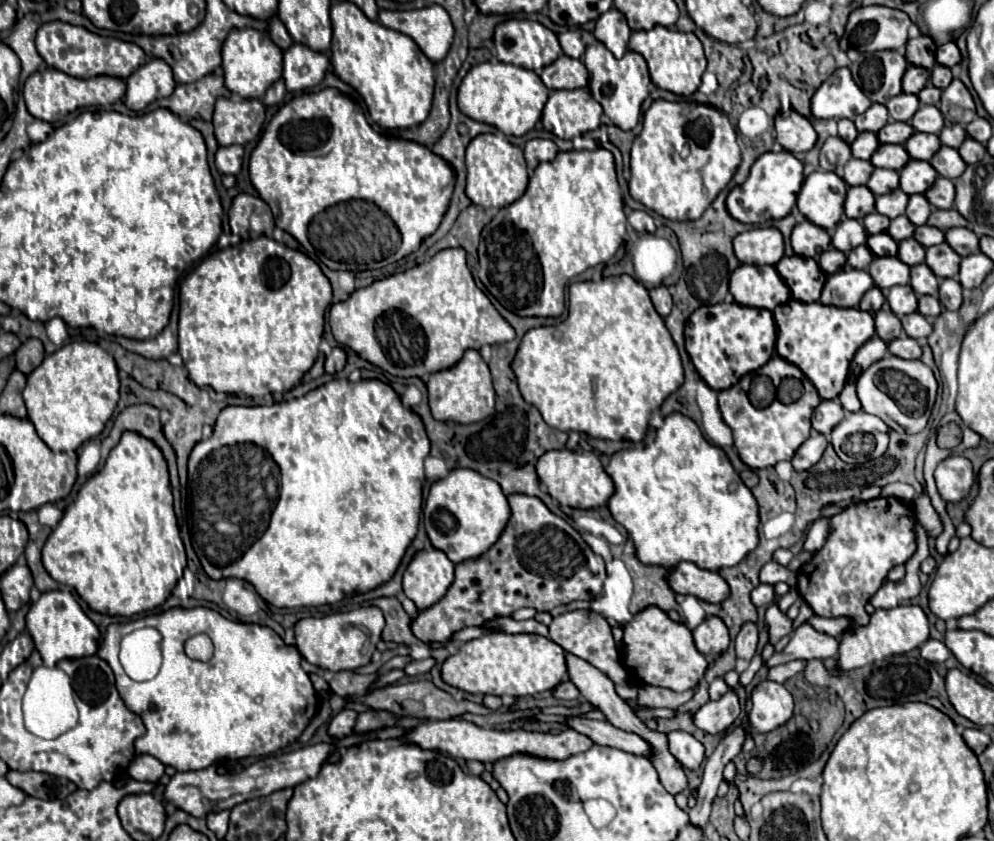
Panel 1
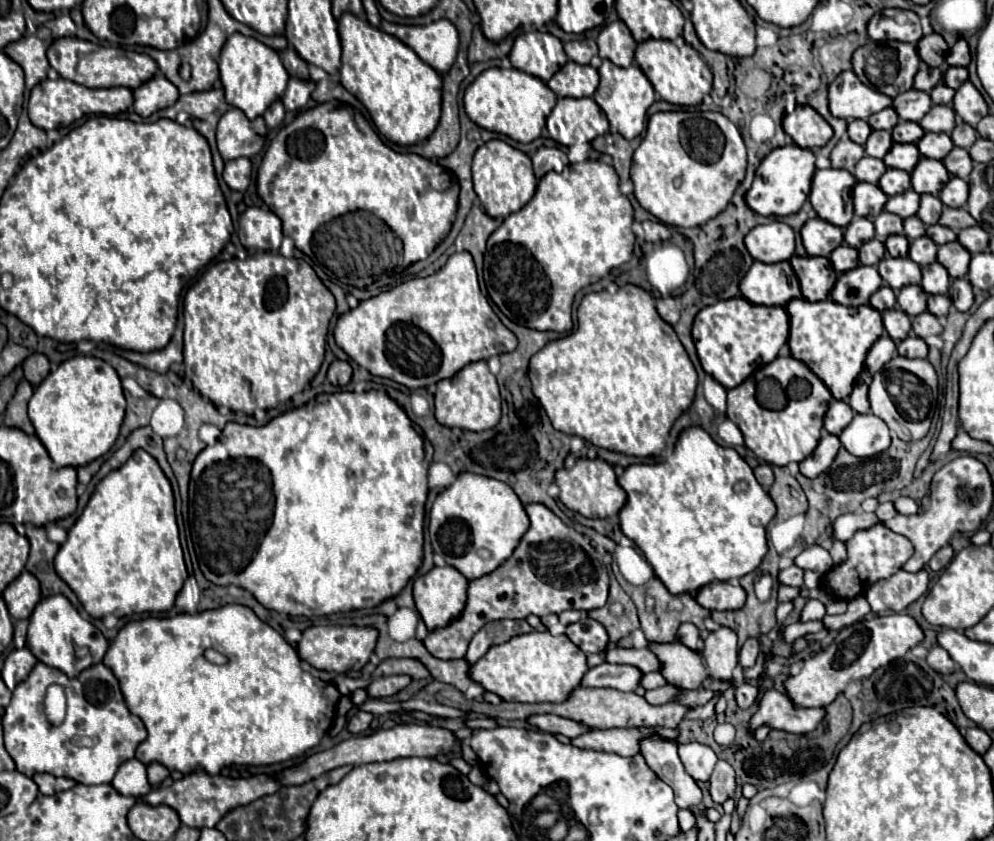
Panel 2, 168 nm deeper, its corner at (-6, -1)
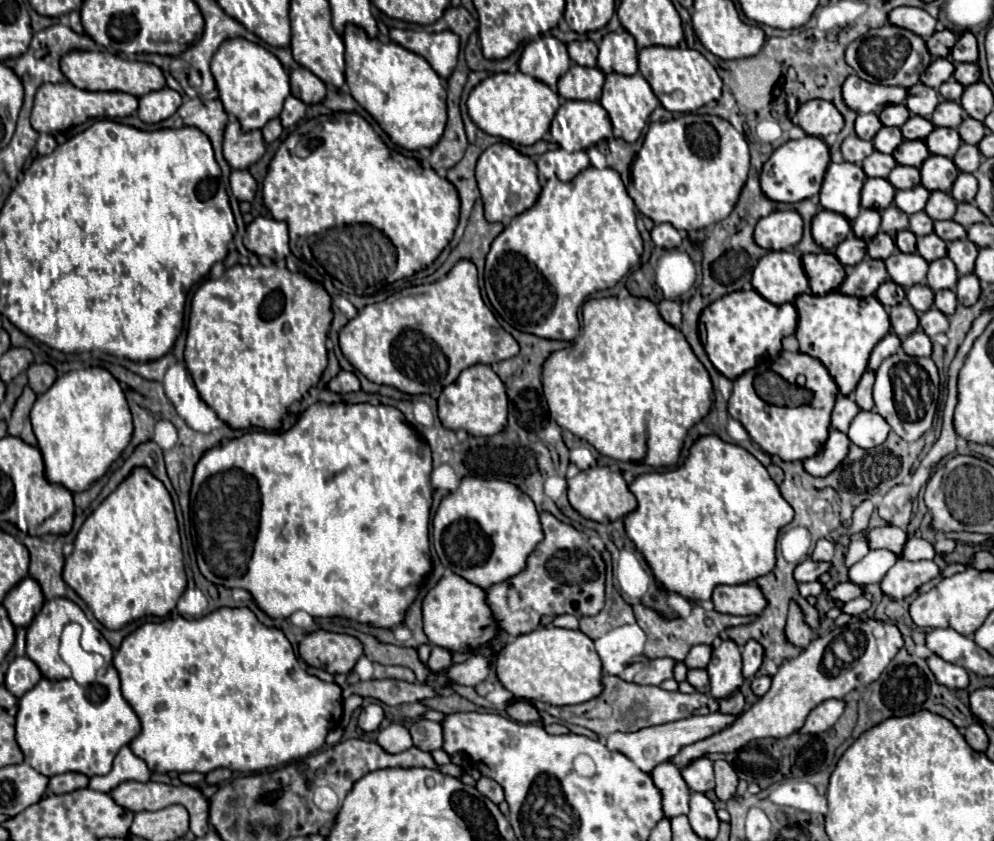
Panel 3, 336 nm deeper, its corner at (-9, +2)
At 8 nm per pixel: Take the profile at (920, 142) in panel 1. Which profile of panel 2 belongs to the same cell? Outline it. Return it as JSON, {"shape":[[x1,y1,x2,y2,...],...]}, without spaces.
{"shape":[[925,133,919,141,917,147,923,157,929,159,945,159,947,153,953,149,953,141,947,133]]}

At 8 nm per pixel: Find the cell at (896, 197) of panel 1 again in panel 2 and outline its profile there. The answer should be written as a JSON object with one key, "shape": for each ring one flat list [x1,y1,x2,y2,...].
{"shape":[[909,189,909,191,901,193,901,195,889,197,885,209,887,209,889,213,895,213,895,215,907,219,907,217,911,217,911,215,917,213,919,201,921,201,921,195,917,195,913,189]]}

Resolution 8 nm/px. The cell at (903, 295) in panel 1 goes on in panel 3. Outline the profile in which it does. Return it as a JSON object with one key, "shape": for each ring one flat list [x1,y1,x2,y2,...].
{"shape":[[914,284,910,290,906,290,906,298,918,314,930,310,934,304,934,292,926,284]]}

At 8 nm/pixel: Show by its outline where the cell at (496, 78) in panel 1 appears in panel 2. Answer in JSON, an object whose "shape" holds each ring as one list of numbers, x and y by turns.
{"shape":[[491,67,483,71,465,91,465,113,479,127,511,137,519,143,531,143,541,135,545,119,555,107,557,95,537,77,517,69]]}

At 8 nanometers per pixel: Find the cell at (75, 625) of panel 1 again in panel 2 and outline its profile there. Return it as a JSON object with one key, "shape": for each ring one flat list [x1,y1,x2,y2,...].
{"shape":[[51,595,51,597,45,597,41,603,37,603,37,607,29,619,27,647,29,647,29,651,33,651,33,655,41,663,45,663,53,669,59,669,69,679,73,679,83,669,103,661,109,641,103,637,103,633,99,629,95,629,89,621,85,621,77,613,77,609,69,603,69,599,65,599,65,595]]}

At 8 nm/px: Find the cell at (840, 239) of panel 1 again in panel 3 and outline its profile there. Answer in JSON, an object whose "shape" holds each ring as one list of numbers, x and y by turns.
{"shape":[[860,210,858,218,852,222,852,232,856,238,868,242,880,230,880,214,876,210]]}

